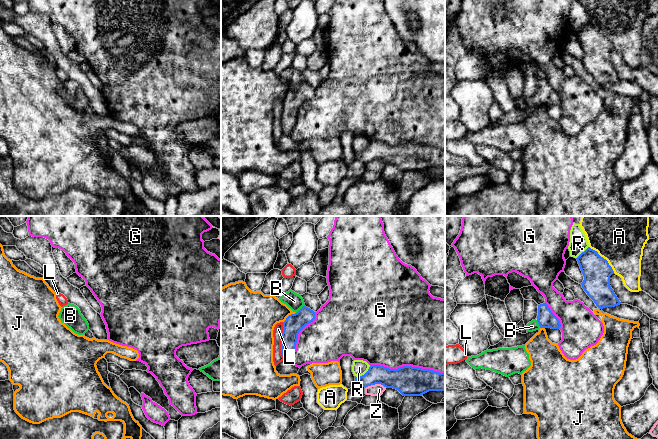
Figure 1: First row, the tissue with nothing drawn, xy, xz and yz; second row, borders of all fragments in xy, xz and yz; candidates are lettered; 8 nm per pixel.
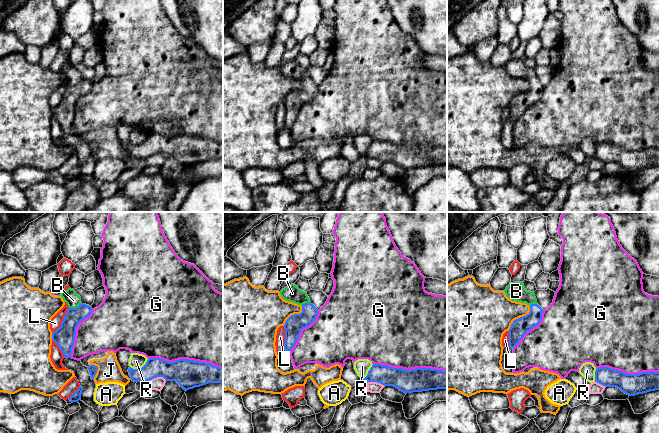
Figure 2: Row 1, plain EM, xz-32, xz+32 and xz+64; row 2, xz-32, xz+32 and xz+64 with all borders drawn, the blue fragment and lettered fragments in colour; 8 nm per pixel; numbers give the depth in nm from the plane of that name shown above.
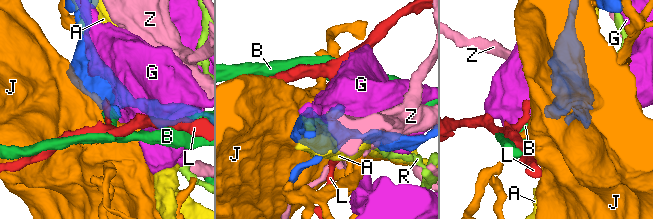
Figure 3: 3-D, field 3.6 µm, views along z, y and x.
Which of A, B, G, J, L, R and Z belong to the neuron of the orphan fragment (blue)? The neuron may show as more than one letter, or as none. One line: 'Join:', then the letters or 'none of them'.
Join: B

